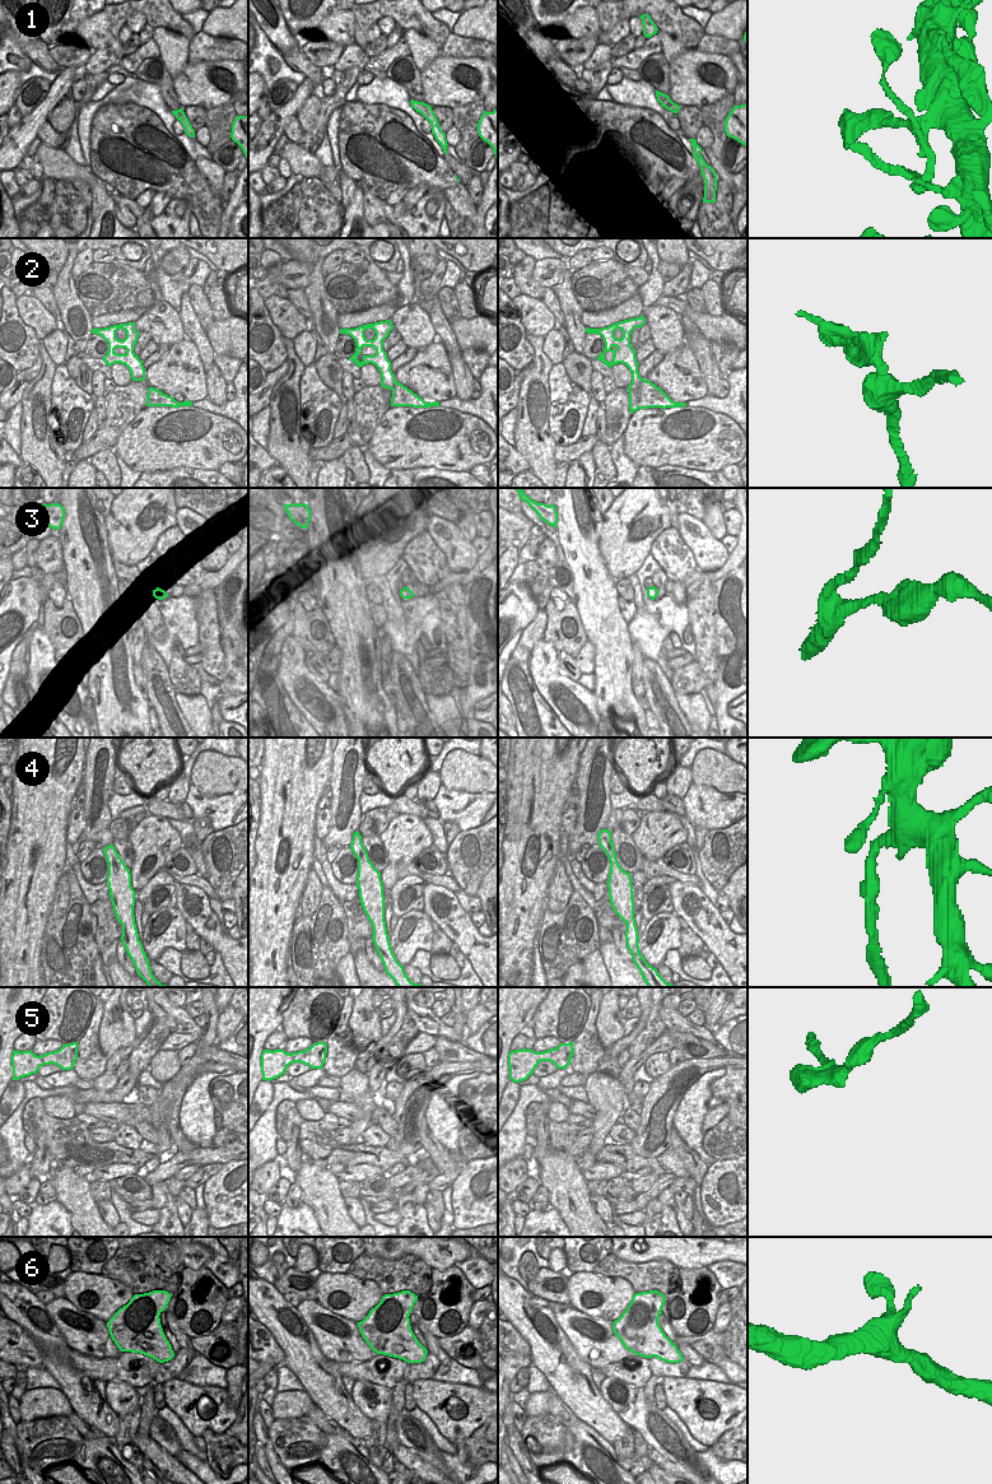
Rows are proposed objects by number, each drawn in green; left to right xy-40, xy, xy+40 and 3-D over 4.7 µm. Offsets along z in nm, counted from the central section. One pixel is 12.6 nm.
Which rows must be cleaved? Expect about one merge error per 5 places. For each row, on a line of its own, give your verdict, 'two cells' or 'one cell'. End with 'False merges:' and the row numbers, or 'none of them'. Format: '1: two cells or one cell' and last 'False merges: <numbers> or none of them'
1: one cell
2: two cells
3: one cell
4: two cells
5: one cell
6: one cell
False merges: 2, 4

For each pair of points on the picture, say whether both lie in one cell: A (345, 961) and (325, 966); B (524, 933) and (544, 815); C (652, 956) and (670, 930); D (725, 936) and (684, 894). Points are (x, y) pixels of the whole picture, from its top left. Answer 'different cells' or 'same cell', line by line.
A: different cells
B: same cell
C: same cell
D: same cell

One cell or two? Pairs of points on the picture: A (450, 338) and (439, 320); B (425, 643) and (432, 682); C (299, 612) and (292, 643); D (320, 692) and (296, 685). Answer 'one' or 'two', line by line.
A: one
B: one
C: two
D: one

